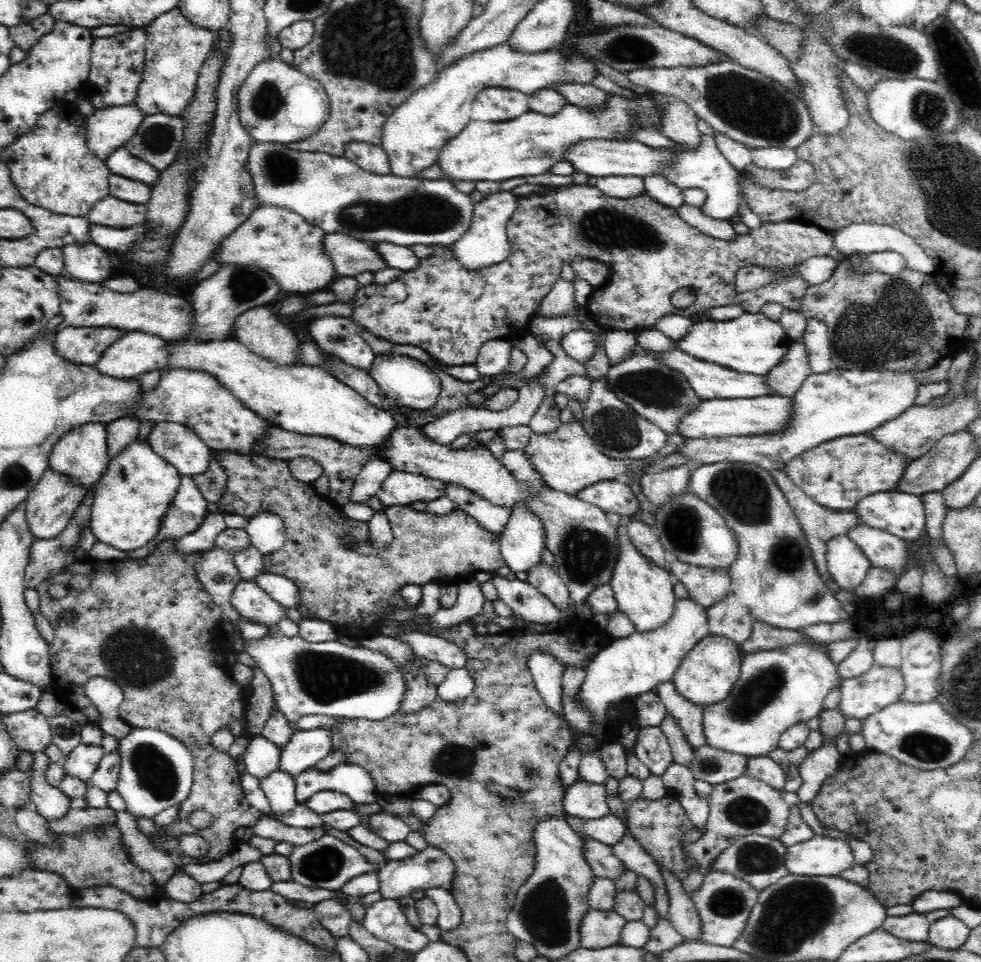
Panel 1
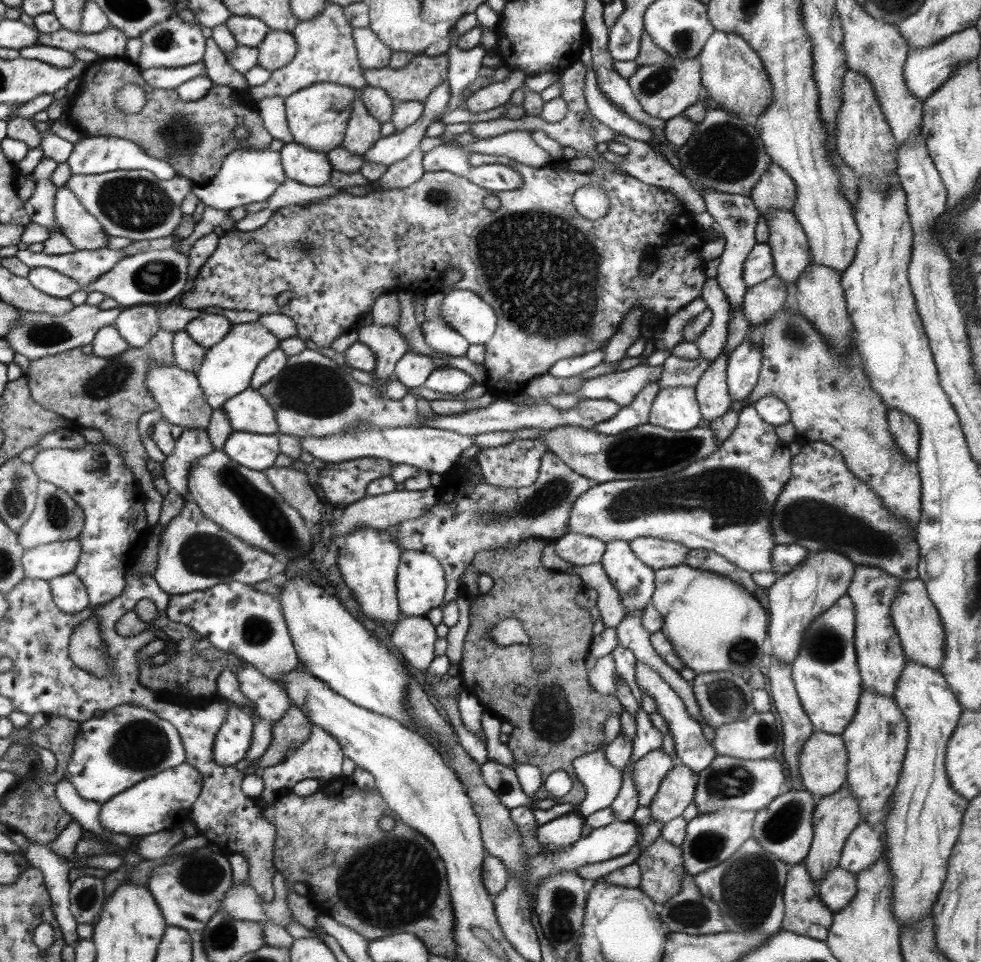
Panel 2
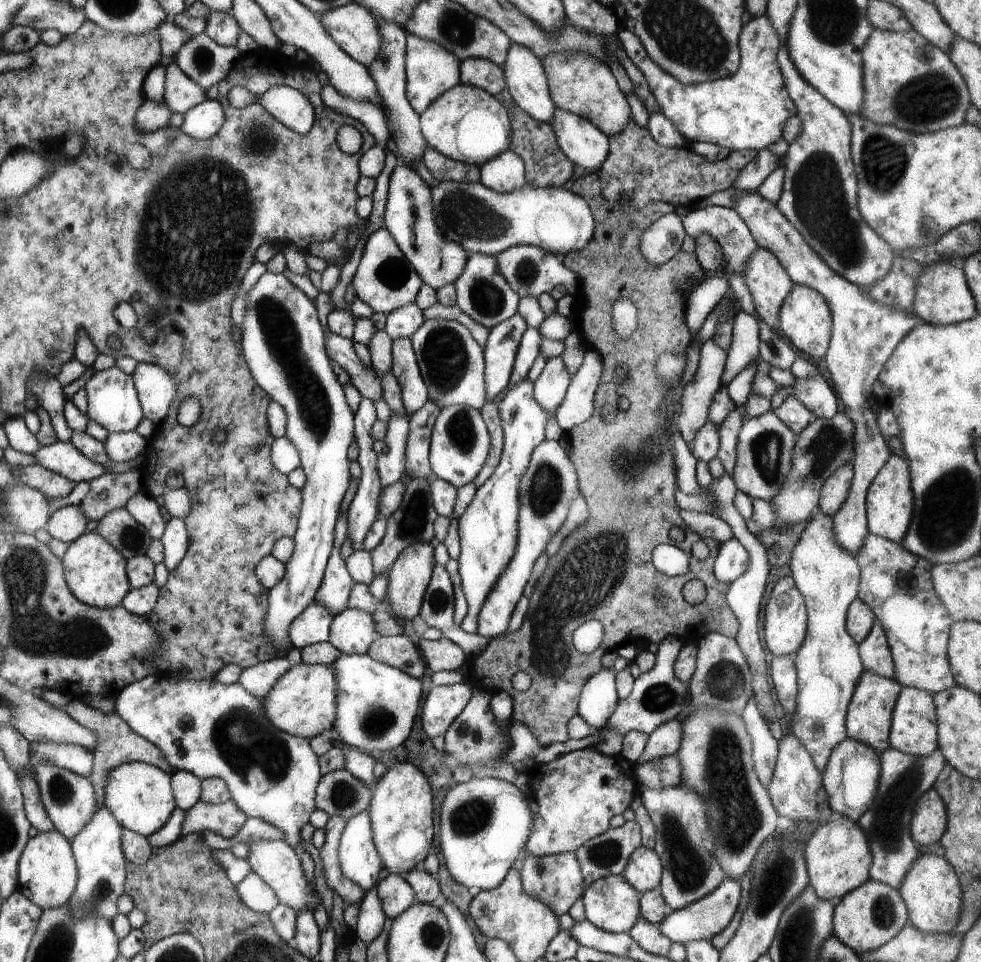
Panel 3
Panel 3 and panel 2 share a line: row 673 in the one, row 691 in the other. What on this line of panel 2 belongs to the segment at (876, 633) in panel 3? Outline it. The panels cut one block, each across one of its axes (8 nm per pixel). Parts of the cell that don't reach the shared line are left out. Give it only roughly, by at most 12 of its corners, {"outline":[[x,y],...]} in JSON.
{"outline":[[857,566],[847,588],[863,690],[893,698],[907,664],[889,604],[901,580]]}

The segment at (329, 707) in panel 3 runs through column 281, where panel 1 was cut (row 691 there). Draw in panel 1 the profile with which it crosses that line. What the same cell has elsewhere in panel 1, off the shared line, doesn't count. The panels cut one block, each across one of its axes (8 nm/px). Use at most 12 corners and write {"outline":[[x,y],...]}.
{"outline":[[726,636],[700,640],[678,666],[676,694],[724,702],[742,654]]}

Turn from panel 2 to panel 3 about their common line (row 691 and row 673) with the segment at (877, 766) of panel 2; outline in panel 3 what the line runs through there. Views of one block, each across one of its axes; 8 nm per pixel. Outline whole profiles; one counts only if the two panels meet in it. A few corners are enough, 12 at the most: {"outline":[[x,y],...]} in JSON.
{"outline":[[863,672],[845,716],[847,738],[883,754],[903,686]]}

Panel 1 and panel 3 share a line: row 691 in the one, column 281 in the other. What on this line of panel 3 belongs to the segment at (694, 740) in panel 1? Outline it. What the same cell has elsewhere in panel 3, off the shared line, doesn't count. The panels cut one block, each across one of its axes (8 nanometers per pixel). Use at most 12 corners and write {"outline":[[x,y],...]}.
{"outline":[[285,656],[241,670],[237,682],[263,700],[293,668]]}

